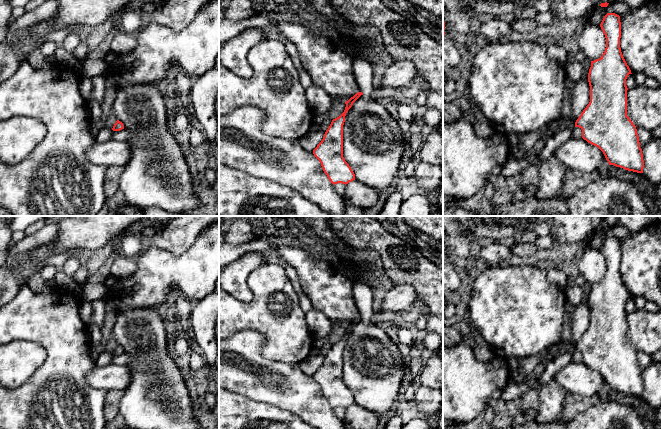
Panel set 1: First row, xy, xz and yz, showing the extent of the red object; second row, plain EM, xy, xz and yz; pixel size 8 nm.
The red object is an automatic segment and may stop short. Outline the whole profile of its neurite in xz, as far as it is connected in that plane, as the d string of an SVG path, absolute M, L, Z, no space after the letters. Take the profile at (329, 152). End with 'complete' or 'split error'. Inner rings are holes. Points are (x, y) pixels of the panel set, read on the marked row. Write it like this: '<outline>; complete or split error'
M358 92L345 102L344 112L332 120L322 141L313 150L314 156L321 163L324 173L333 185L338 183L346 185L355 180L354 172L343 157L343 125L346 113L361 95L363 93Z; complete

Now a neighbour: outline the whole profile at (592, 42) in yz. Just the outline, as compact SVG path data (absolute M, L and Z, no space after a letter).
M590 18L581 23L578 31L578 44L589 60L601 58L606 48L606 38L600 25L593 24Z

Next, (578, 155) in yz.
M570 138L558 147L554 154L558 161L568 169L582 173L599 170L606 160L603 152L598 147L588 143L583 138Z

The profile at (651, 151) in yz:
M651 136L642 149L644 168L643 176L658 186L661 182L661 138Z

